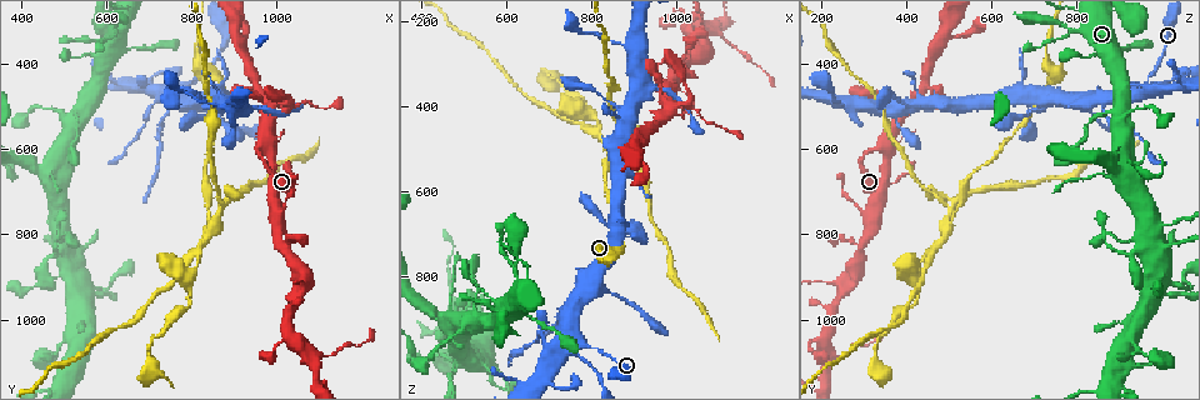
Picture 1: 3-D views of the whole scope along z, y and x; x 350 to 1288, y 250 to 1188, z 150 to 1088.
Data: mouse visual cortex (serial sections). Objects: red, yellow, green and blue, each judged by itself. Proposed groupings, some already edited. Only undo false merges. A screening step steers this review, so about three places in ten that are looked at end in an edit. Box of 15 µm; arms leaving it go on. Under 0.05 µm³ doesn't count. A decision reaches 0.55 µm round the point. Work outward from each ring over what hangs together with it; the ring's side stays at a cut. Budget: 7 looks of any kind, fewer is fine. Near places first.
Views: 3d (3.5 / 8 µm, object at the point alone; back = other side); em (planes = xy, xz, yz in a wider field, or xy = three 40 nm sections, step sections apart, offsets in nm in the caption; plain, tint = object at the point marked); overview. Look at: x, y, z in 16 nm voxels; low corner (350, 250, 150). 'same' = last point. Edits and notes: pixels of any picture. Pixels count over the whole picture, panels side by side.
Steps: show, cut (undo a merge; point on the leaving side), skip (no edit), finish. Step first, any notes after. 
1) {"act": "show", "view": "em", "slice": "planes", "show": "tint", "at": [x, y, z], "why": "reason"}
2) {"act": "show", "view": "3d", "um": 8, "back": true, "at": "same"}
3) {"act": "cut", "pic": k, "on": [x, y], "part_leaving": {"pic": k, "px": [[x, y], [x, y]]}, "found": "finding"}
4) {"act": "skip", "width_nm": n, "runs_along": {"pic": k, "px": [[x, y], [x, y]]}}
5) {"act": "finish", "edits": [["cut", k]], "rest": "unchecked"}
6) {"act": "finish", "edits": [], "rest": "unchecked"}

{"act": "show", "view": "3d", "um": 3.5, "at": [795, 445, 960], "why": "three arms meet"}

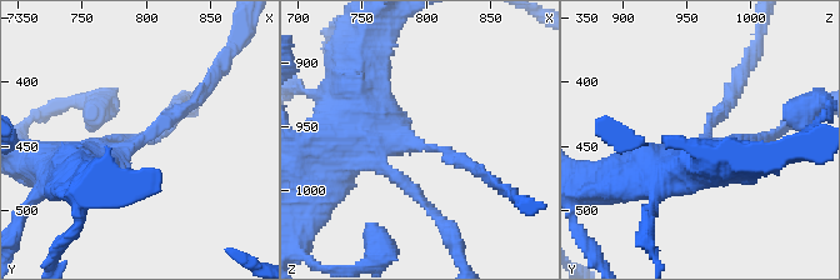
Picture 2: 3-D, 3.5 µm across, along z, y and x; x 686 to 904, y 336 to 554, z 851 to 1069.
{"act": "show", "view": "em", "slice": "planes", "show": "tint", "at": [794, 444, 962], "arms": 3, "arm_widths_nm": [150, 150, 400], "why": "now the EM"}

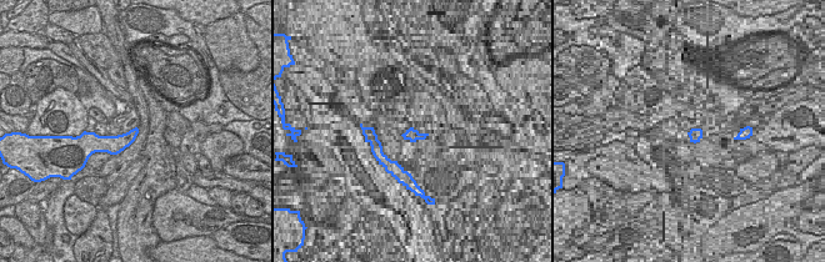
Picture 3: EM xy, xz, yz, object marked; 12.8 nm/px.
{"act": "skip", "width_nm": 220, "runs_along": {"pic": 2, "px": [[201, 91], [118, 156], [79, 169]]}, "found": "all the same cell"}

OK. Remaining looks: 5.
{"act": "show", "view": "3d", "um": 8, "at": [570, 945, 1005]}

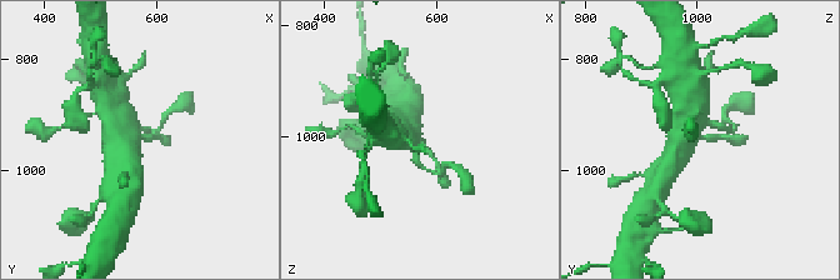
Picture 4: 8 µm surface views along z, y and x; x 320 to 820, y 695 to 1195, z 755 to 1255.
{"act": "show", "view": "em", "slice": "xy", "step": 3, "show": "tint", "at": [565, 945, 1005], "arm_widths_nm": [200, 700]}

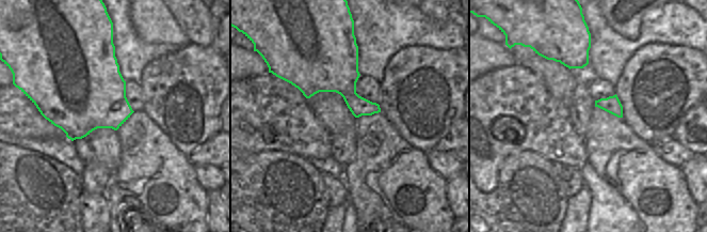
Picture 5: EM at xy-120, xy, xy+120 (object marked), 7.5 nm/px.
{"act": "skip", "width_nm": 190, "runs_along": {"pic": 4, "px": [[396, 133], [413, 133], [439, 166]]}, "found": "continuous, no second cell"}

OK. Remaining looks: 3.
{"act": "show", "view": "em", "slice": "xy", "step": 5, "show": "tint", "at": [980, 505, 400], "why": "sharp bend"}

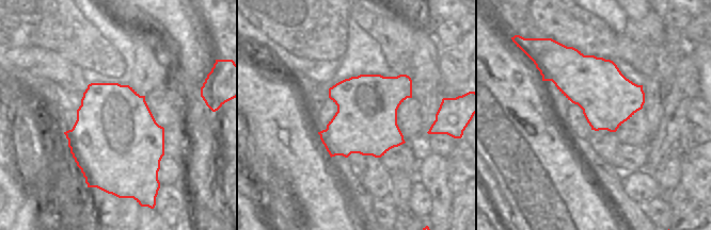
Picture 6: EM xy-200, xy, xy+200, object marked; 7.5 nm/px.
{"act": "show", "view": "3d", "um": 3.5, "at": "same"}

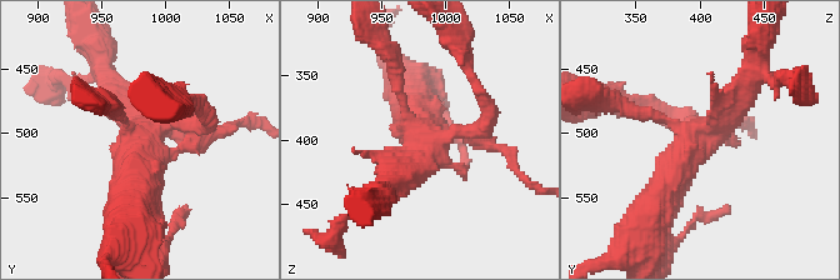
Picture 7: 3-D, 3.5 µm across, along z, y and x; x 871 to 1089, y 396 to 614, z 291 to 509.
{"act": "cut", "pic": 7, "on": [211, 121], "part_leaving": {"pic": 7, "px": [[464, 135], [490, 106], [460, 49]]}, "found": "a second cell is stuck on"}

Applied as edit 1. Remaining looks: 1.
{"act": "finish", "edits": [["cut", 7]], "rest": "unchecked"}

